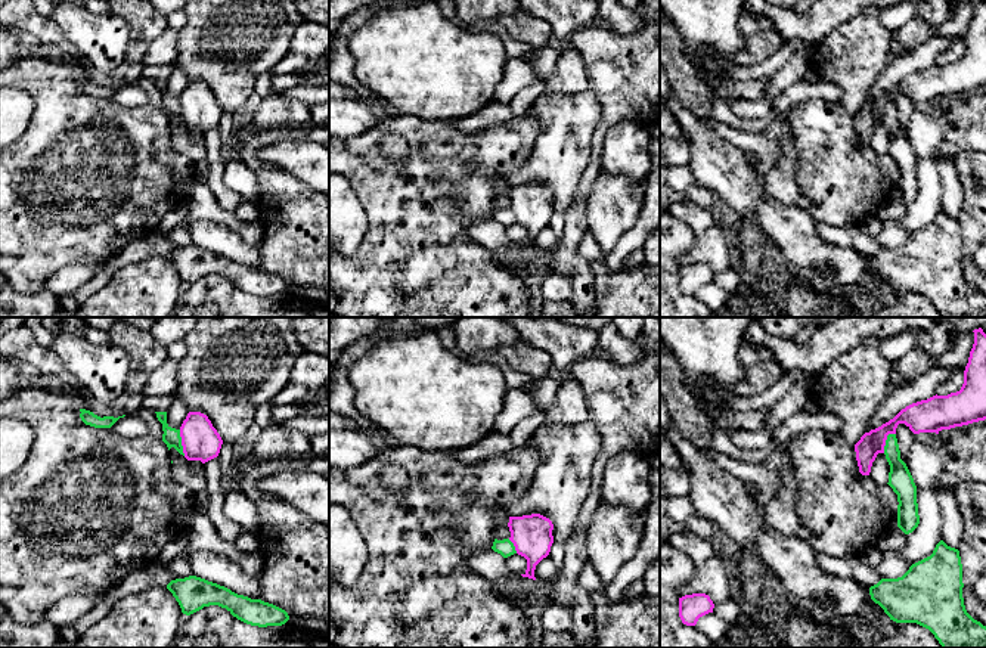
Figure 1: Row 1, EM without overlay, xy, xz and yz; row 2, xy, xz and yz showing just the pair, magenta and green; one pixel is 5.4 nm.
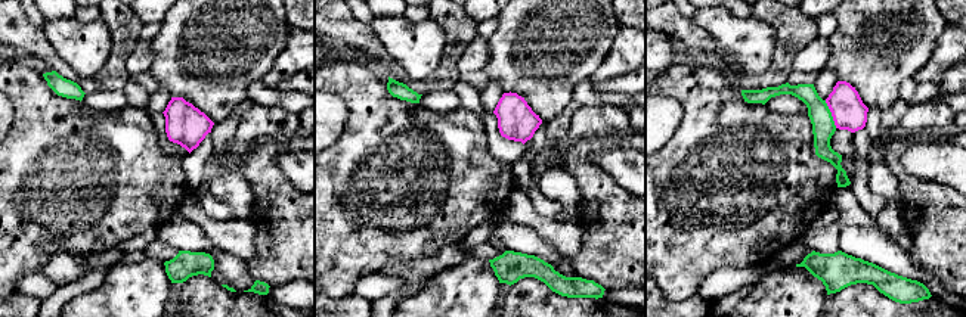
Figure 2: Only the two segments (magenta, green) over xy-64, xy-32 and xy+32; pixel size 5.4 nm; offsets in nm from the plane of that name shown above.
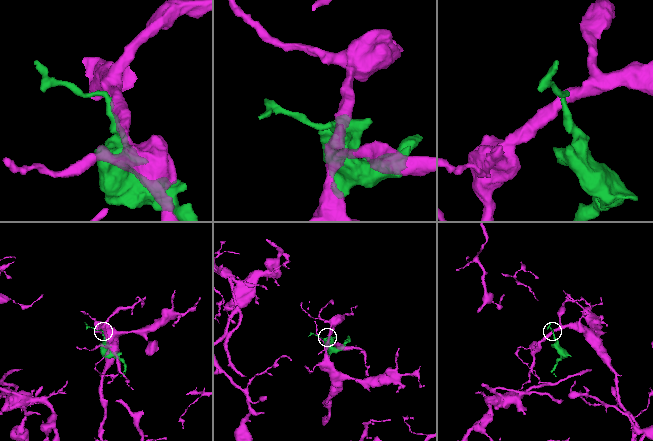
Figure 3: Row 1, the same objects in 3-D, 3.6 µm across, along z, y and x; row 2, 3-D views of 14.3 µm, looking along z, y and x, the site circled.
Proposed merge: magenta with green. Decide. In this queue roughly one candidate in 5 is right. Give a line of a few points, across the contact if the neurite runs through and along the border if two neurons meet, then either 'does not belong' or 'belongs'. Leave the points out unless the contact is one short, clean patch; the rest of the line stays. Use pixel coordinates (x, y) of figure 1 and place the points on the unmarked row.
line xy (179, 99), (185, 124); does not belong

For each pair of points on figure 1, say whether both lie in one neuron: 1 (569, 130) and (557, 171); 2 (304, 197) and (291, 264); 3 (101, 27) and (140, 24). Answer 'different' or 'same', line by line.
1: same
2: same
3: different

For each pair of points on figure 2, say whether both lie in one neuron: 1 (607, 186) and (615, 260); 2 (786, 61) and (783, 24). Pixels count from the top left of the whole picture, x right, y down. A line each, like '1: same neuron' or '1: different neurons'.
1: same neuron
2: same neuron

